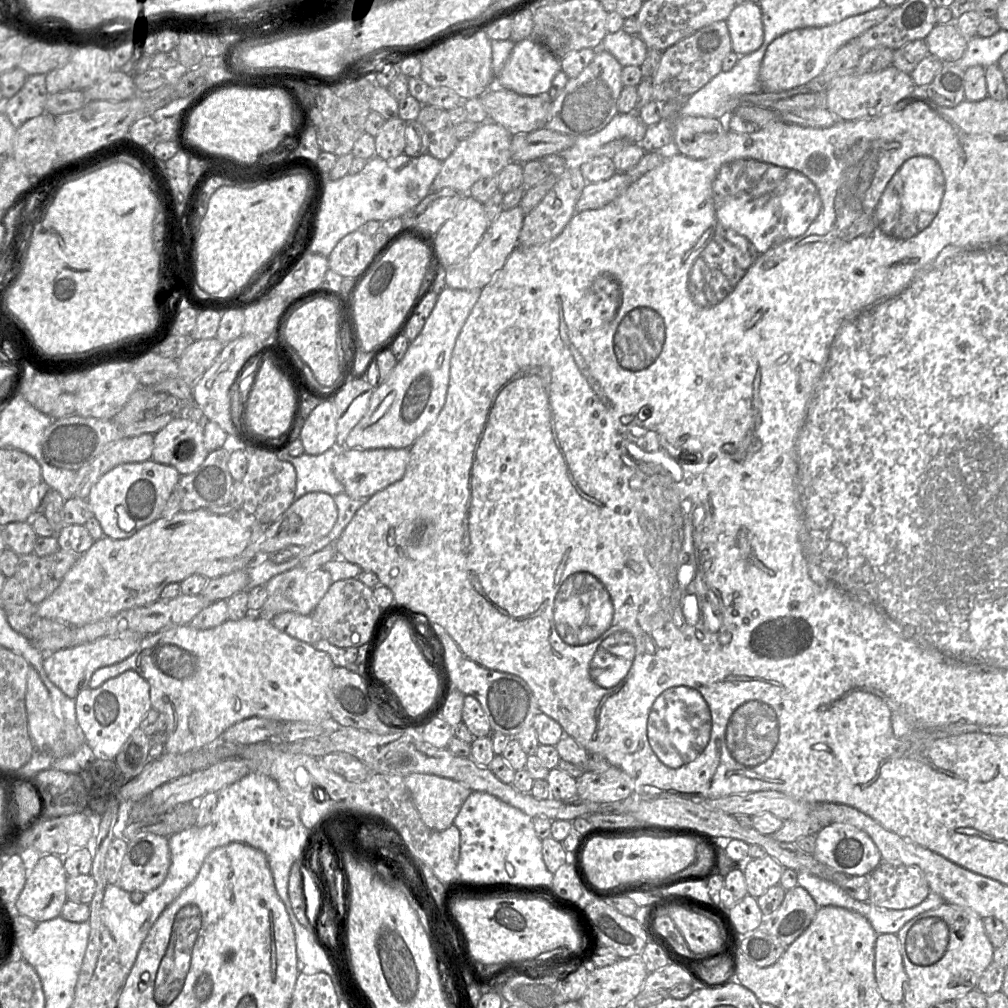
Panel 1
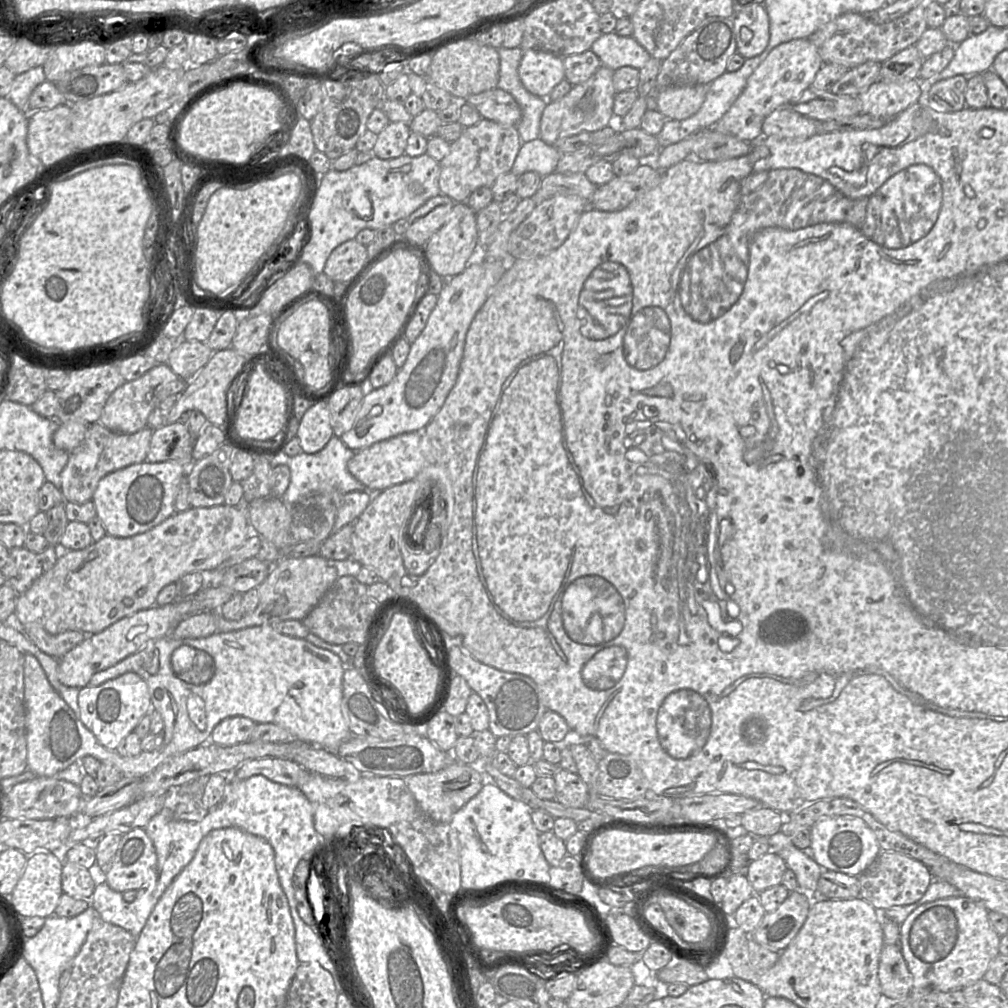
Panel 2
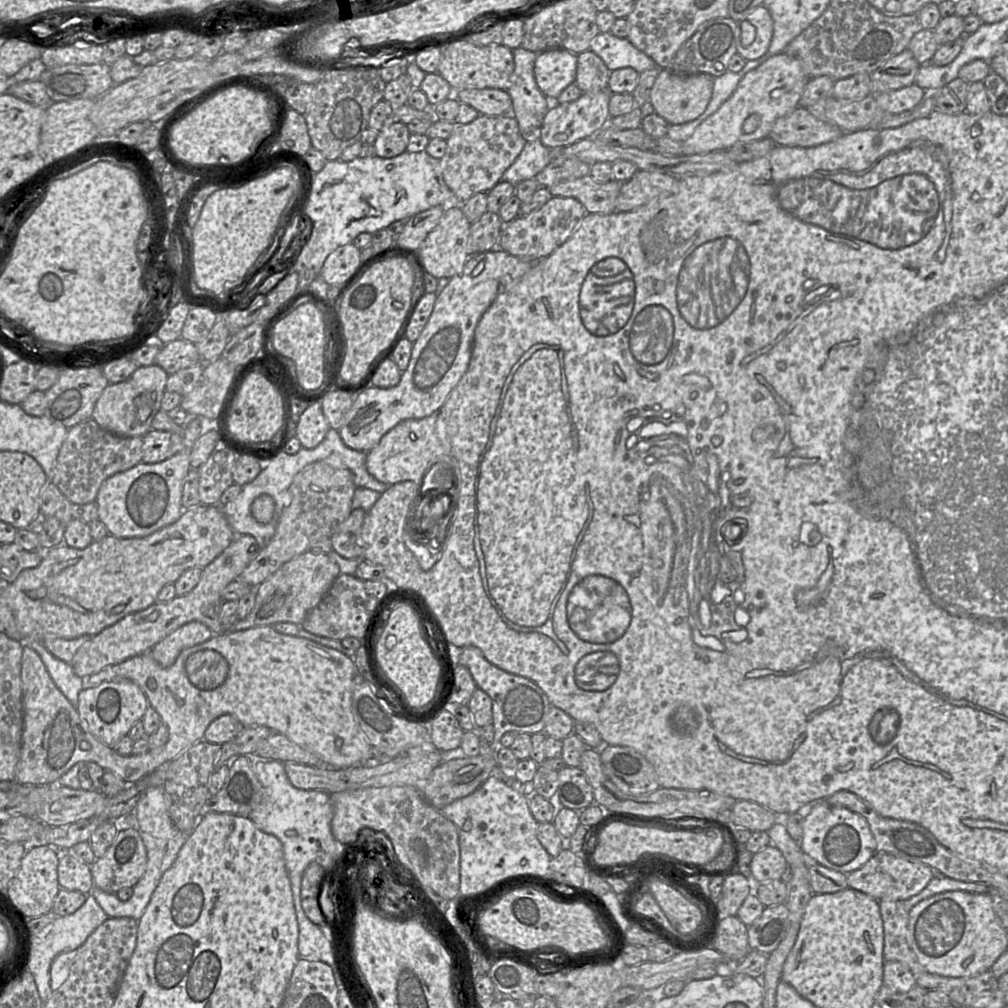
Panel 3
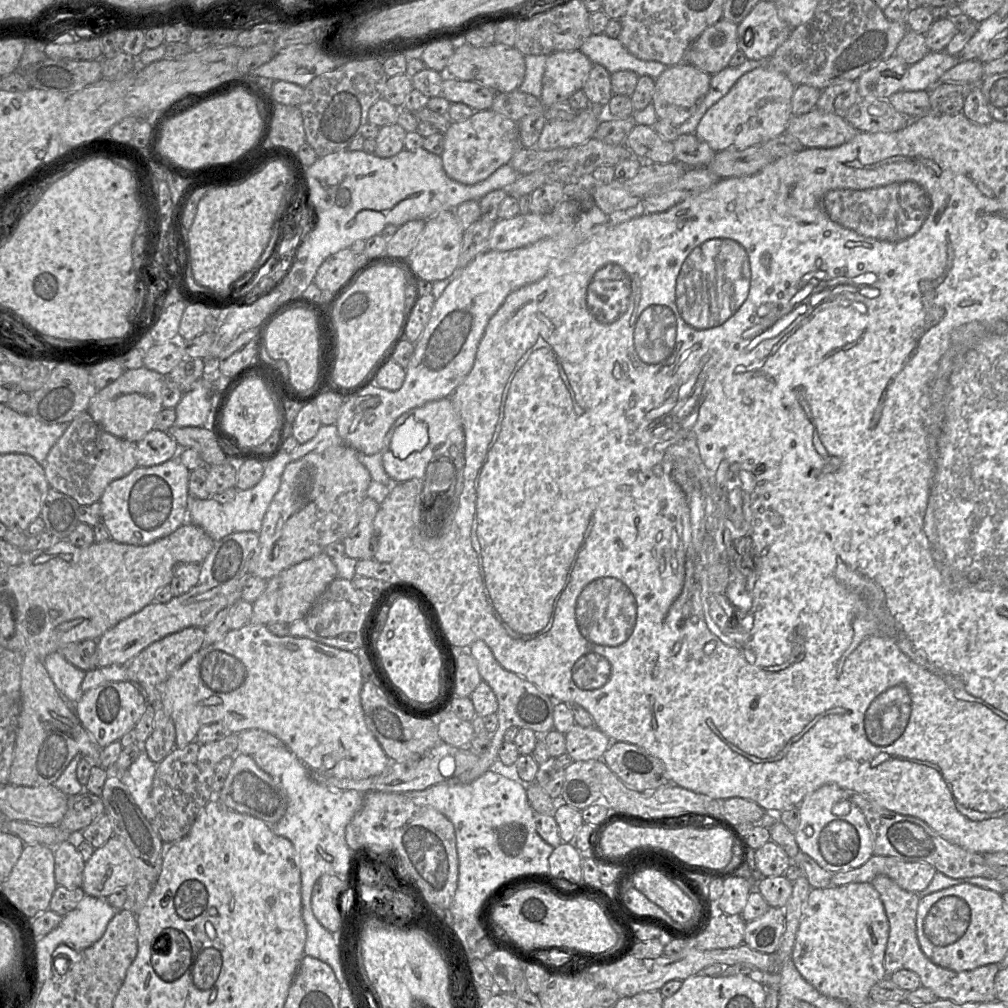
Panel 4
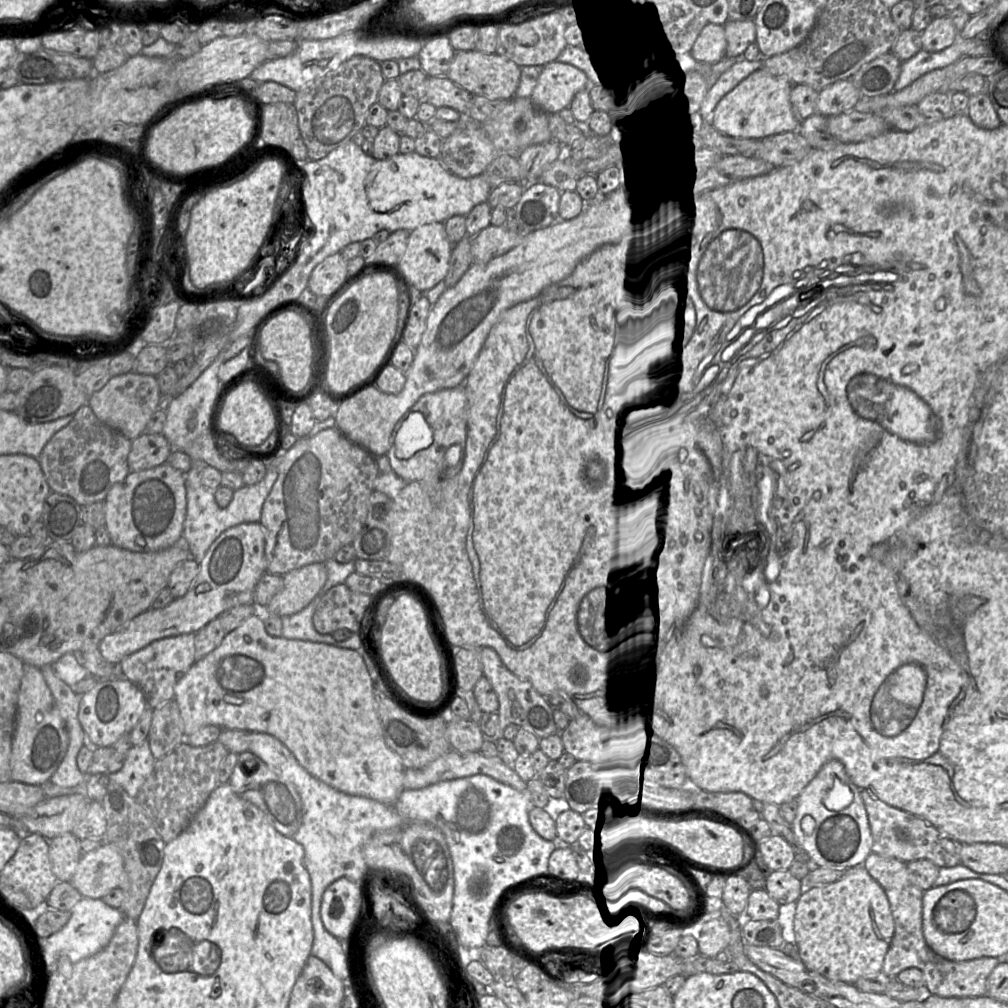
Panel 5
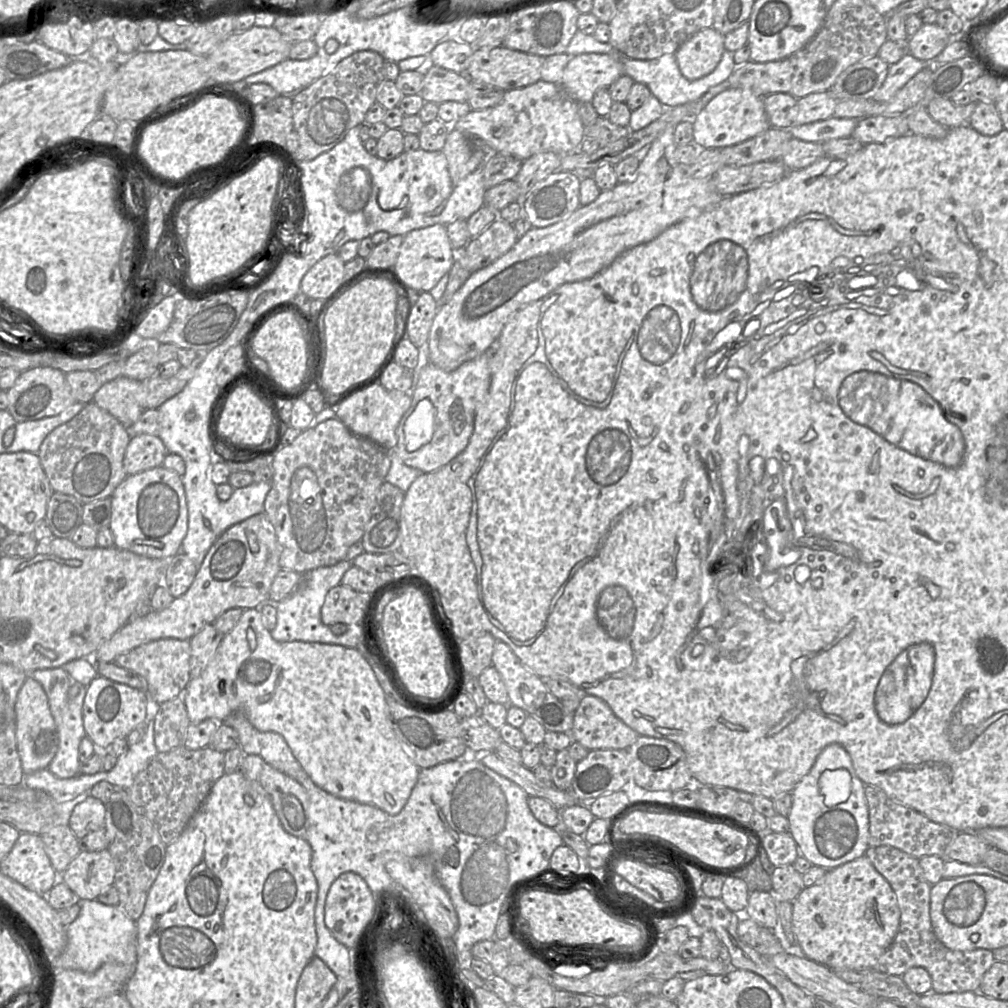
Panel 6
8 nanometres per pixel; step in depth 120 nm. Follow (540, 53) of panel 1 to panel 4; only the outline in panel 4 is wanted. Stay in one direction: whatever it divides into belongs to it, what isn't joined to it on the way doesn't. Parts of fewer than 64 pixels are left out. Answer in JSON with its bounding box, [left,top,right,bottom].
[540,50,593,106]

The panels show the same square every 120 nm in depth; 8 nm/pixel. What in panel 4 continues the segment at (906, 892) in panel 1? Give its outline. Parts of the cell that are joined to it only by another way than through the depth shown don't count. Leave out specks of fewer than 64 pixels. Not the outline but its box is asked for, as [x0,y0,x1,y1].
[830,855,936,893]

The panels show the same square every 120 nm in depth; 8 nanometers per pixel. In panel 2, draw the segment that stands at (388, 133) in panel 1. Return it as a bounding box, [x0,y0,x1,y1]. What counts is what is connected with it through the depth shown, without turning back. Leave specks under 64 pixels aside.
[372,122,410,159]

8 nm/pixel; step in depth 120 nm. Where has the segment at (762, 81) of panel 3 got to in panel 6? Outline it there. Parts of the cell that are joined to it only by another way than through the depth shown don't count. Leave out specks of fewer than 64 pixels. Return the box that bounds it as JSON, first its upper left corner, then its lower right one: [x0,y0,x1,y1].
[692,88,771,149]

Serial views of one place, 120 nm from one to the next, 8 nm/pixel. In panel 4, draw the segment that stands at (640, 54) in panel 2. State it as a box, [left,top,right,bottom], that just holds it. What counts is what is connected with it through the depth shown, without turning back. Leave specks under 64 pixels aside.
[579,33,667,80]

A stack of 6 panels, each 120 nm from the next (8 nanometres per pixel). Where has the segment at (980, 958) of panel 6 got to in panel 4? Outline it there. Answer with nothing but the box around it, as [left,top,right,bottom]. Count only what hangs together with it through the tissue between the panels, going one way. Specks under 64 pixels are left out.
[872,875,999,1004]

